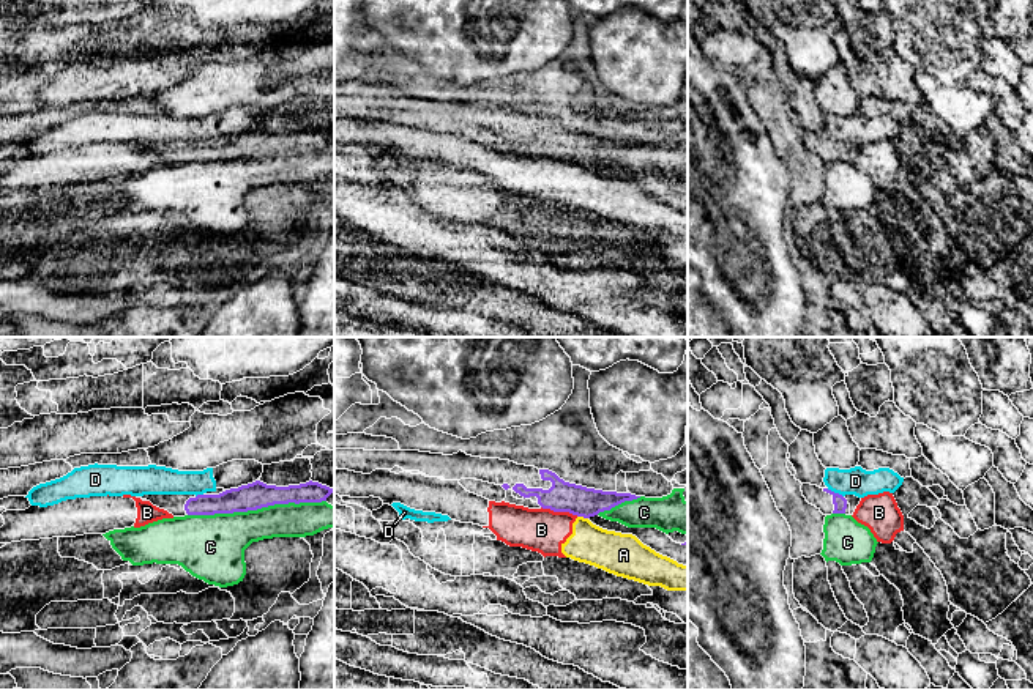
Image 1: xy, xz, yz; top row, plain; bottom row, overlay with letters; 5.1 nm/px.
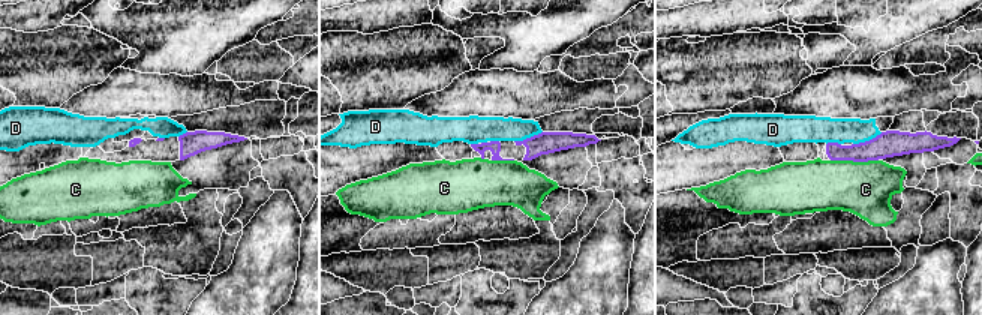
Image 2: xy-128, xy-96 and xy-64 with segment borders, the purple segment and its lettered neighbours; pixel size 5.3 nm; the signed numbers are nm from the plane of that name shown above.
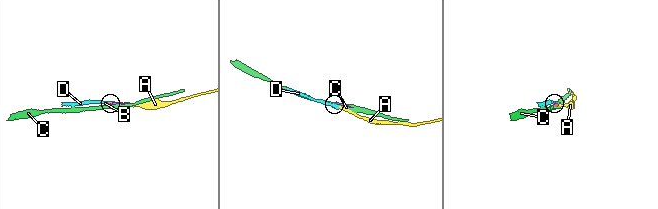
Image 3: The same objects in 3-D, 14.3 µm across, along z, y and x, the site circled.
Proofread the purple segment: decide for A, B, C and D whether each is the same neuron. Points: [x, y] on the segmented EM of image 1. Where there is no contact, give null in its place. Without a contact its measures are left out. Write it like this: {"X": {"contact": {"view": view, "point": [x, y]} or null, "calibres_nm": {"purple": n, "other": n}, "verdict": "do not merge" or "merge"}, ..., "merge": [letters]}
{"A": {"contact": {"view": "xz", "point": [582, 515]}, "calibres_nm": {"purple": 160, "other": 200}, "verdict": "do not merge"}, "B": {"contact": {"view": "xz", "point": [560, 511]}, "calibres_nm": {"purple": 160, "other": 220}, "verdict": "do not merge"}, "C": {"contact": {"view": "xy", "point": [256, 509]}, "calibres_nm": {"purple": 140, "other": 280}, "verdict": "do not merge"}, "D": {"contact": {"view": "yz", "point": [833, 492]}, "calibres_nm": {"purple": 70, "other": 140}, "verdict": "do not merge"}, "merge": []}

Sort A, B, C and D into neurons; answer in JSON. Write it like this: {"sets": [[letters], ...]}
{"sets": [["A", "B"], ["C"], ["D"]]}

